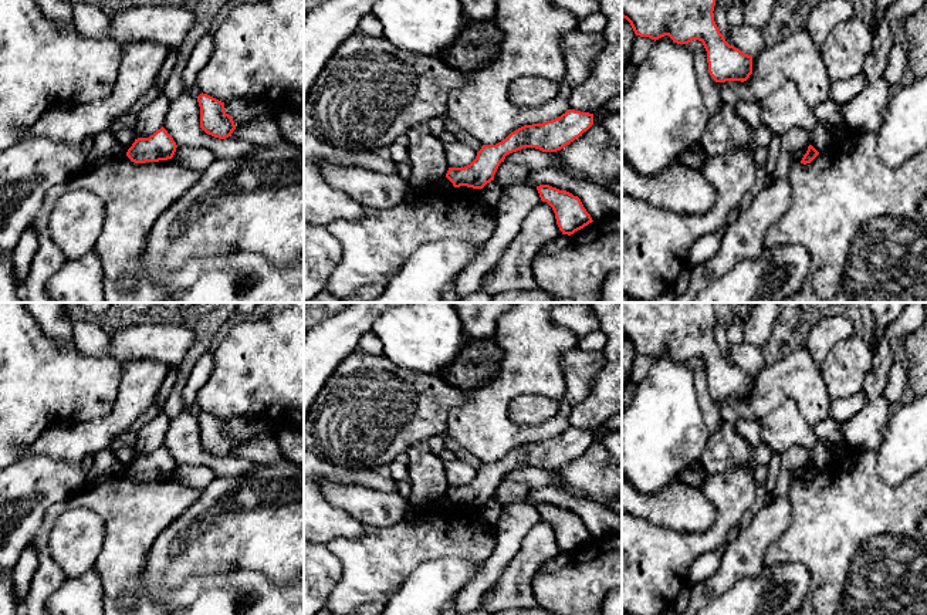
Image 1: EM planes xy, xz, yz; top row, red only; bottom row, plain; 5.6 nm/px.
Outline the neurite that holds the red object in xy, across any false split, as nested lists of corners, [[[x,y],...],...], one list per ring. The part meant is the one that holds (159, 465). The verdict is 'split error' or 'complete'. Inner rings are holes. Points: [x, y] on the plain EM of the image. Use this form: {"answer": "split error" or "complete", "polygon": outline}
{"answer": "complete", "polygon": [[[162,445],[149,456],[135,457],[126,474],[135,481],[168,479],[173,476],[176,466],[176,460]]]}

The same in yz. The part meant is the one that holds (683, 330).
{"answer": "complete", "polygon": [[[622,303],[622,335],[626,337],[635,352],[659,358],[669,354],[677,362],[693,358],[703,361],[707,369],[708,391],[715,401],[747,399],[752,392],[752,374],[730,364],[714,339],[715,310],[713,303]]]}

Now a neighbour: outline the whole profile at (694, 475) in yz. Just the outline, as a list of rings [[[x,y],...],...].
[[[700,462],[686,467],[679,476],[683,483],[693,487],[701,487],[706,477],[707,474]]]

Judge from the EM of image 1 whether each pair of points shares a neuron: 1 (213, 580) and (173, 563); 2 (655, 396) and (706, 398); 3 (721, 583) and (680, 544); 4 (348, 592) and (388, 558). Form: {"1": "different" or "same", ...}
{"1": "different", "2": "different", "3": "different", "4": "same"}

